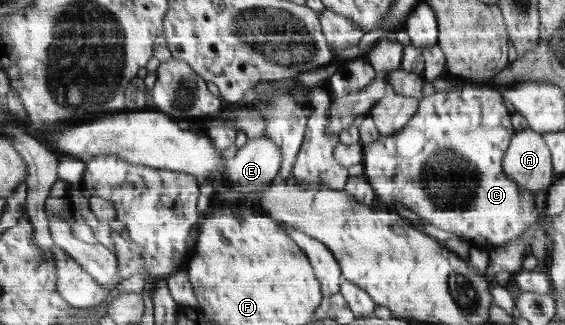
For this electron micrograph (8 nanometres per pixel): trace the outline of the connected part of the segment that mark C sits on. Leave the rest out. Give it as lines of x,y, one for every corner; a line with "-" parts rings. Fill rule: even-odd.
465,82
463,89
453,89
453,91
441,93
435,92
433,95
421,98
418,112
415,113
413,119
407,123
407,126
402,131
389,136
381,135
377,141
363,146
366,176
371,187
376,191
378,202
386,207
392,207
395,202
400,202
401,205
406,205
415,215
425,219
433,227
449,233
455,233
465,241
469,241
471,245
482,249
504,246
507,242
520,238
527,229
537,229
544,216
544,210
540,213
535,210
535,194
531,190
525,190
525,188
519,186
518,182
509,178
503,166
506,152
517,132
513,128
513,124
511,124
511,115
511,110
503,103
503,96
500,90
492,85
483,86

